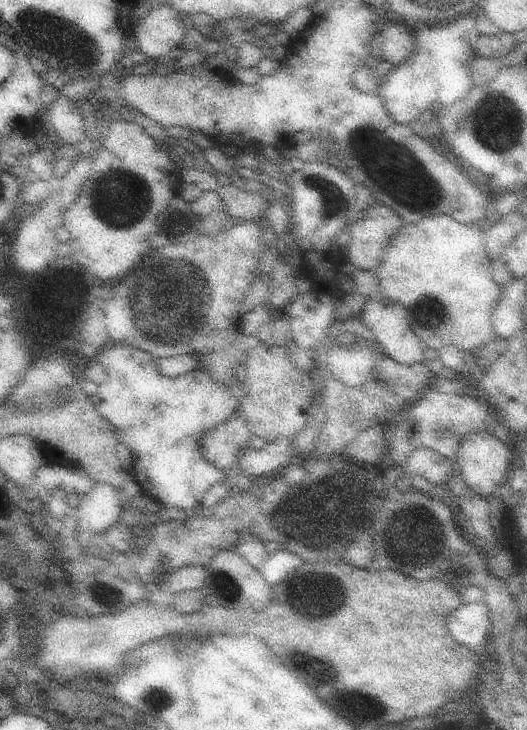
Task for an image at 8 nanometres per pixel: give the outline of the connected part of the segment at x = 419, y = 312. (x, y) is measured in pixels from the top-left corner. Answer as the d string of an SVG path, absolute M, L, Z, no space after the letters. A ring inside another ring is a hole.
M443 214L425 216L417 224L399 228L383 262L375 268L383 296L403 304L411 330L427 350L457 346L471 358L471 350L497 338L491 316L503 290L493 280L491 258L485 254L481 234L479 224L459 224Z

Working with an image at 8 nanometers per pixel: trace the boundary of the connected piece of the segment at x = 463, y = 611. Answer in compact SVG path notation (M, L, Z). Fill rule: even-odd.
M485 600L473 604L461 604L447 618L447 630L459 644L477 650L489 642L491 636L491 616Z

